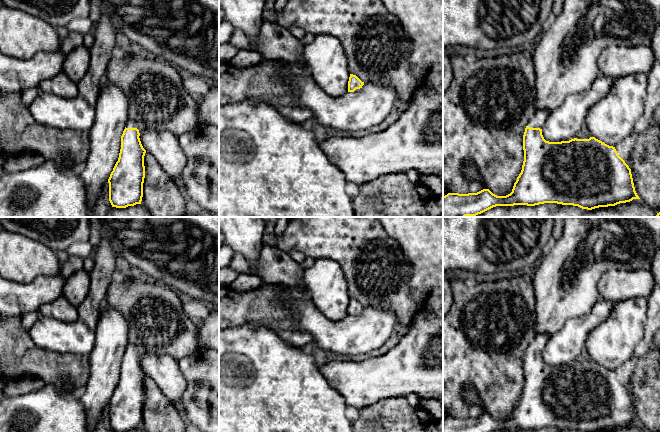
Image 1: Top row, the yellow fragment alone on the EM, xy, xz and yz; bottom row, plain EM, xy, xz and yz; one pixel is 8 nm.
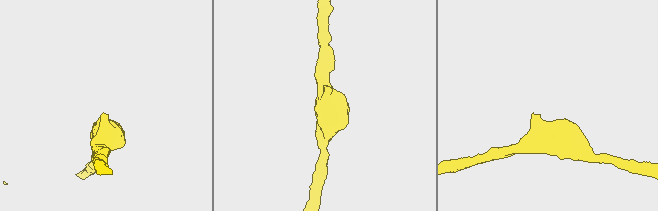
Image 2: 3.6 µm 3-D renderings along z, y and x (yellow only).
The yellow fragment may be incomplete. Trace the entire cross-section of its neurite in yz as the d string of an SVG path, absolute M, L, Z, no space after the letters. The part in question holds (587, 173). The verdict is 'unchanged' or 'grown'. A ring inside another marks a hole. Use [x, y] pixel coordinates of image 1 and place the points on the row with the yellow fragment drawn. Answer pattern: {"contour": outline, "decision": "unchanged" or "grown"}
{"contour": "M547 110L536 111L525 128L522 170L510 194L497 196L489 189L468 194L448 193L443 196L443 217L476 216L496 206L535 206L544 203L573 205L592 210L640 199L635 191L631 169L618 155L615 147L595 137L561 142L546 141L542 128L549 114Z", "decision": "grown"}

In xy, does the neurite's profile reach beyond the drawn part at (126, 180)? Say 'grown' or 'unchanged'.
grown

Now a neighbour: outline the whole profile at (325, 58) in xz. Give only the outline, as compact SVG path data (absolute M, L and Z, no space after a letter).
M318 35L304 46L304 59L309 73L322 90L331 97L348 92L350 73L341 42L329 35Z

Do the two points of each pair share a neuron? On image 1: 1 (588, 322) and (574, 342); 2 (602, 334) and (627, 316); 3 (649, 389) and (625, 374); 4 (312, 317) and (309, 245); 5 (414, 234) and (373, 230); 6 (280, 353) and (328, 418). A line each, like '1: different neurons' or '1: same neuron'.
1: same neuron
2: same neuron
3: different neurons
4: different neurons
5: different neurons
6: same neuron

